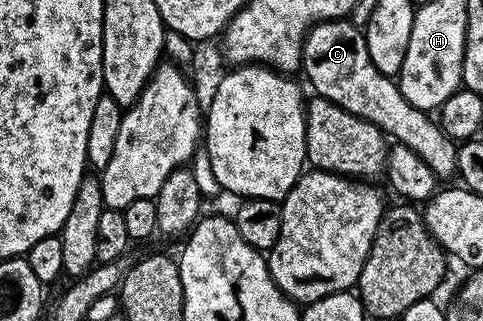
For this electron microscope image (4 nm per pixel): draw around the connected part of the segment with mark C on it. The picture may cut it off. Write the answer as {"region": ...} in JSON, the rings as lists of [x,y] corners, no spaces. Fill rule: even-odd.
{"region":[[[349,18],[329,19],[326,23],[316,23],[310,28],[305,41],[302,42],[302,66],[301,74],[306,74],[308,82],[314,86],[313,94],[319,99],[327,99],[340,109],[376,125],[387,136],[393,137],[397,142],[408,145],[412,153],[416,153],[432,169],[432,173],[439,177],[445,175],[453,176],[458,169],[458,148],[459,144],[455,140],[448,138],[437,122],[430,120],[431,116],[427,112],[416,109],[402,95],[397,82],[391,76],[385,75],[369,57],[368,45],[363,28]]]}

